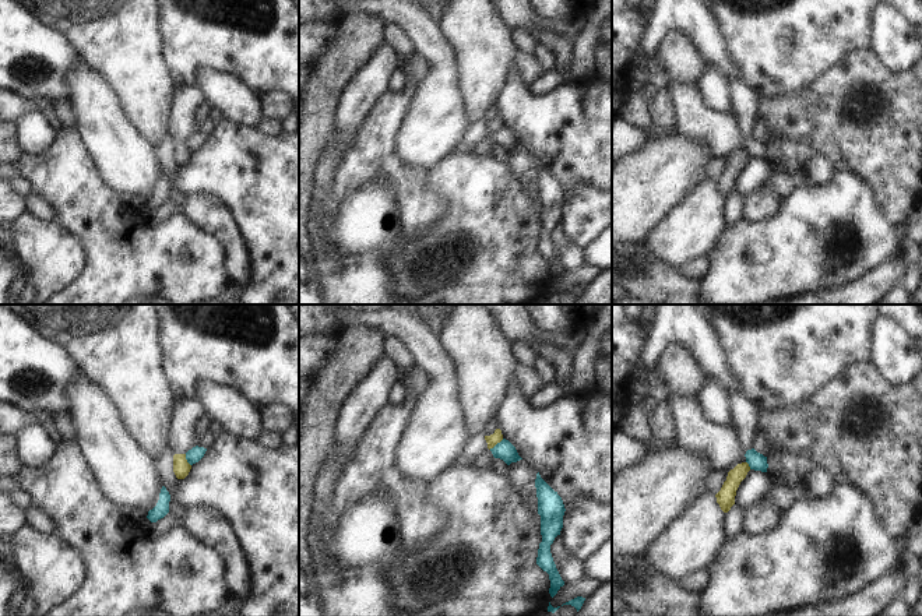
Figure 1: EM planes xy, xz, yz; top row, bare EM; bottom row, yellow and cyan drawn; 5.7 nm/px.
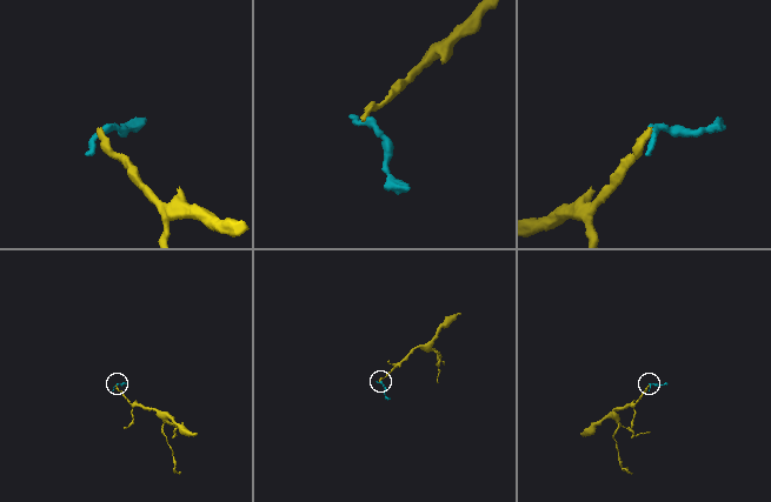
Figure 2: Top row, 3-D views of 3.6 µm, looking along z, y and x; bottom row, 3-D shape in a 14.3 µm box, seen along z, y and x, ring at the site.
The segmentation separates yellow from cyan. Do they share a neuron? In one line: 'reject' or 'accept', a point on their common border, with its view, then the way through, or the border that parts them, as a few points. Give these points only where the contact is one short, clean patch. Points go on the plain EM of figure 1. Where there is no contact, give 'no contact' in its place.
reject; contact xz (496, 130); border xz (503, 126), (489, 136)

